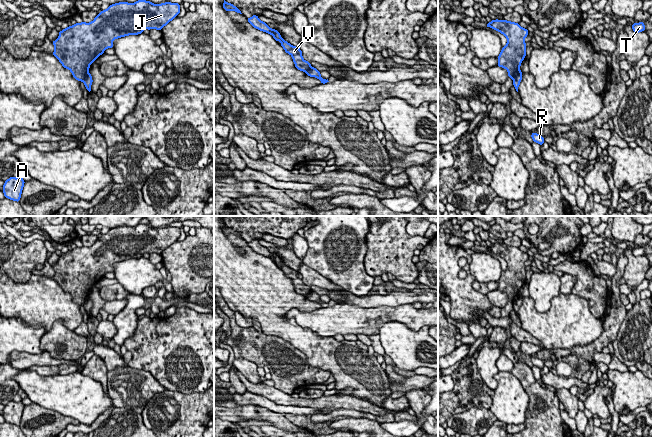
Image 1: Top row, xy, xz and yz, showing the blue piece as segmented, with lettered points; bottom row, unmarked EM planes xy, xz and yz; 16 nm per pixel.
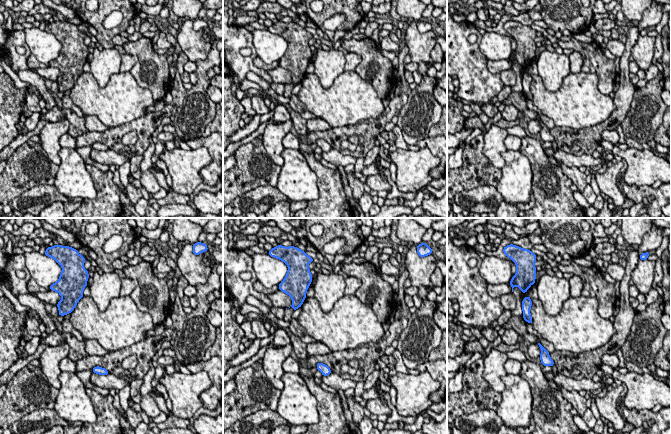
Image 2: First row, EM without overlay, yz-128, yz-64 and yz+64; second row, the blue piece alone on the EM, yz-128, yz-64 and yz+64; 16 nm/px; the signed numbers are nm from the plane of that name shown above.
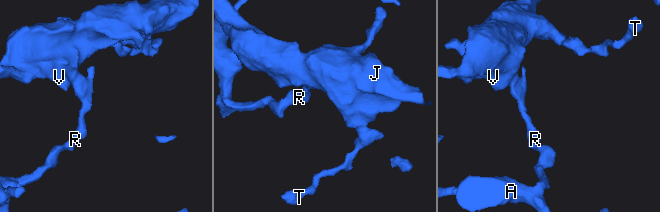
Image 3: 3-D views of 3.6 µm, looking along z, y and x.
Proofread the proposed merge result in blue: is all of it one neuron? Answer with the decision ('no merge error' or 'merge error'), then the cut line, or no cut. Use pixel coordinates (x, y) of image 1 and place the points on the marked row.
merge error | xy (87, 71), (82, 80)

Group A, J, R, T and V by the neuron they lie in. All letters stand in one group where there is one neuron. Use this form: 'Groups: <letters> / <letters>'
Groups: A R / J T V

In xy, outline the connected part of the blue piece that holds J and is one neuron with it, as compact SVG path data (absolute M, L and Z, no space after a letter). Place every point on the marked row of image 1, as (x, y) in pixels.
M138 0L109 5L92 22L76 23L60 31L59 37L52 42L55 47L52 54L81 82L91 63L105 49L113 48L114 39L138 35L144 29L162 30L180 10L180 4L169 1L153 4Z

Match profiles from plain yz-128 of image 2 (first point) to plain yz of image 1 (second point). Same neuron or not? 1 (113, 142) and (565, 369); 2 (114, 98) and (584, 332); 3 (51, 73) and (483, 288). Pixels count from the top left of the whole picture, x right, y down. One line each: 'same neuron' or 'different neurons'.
1: different neurons
2: same neuron
3: different neurons

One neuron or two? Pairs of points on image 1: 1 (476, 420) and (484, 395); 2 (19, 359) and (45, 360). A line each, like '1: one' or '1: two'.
1: two
2: one

